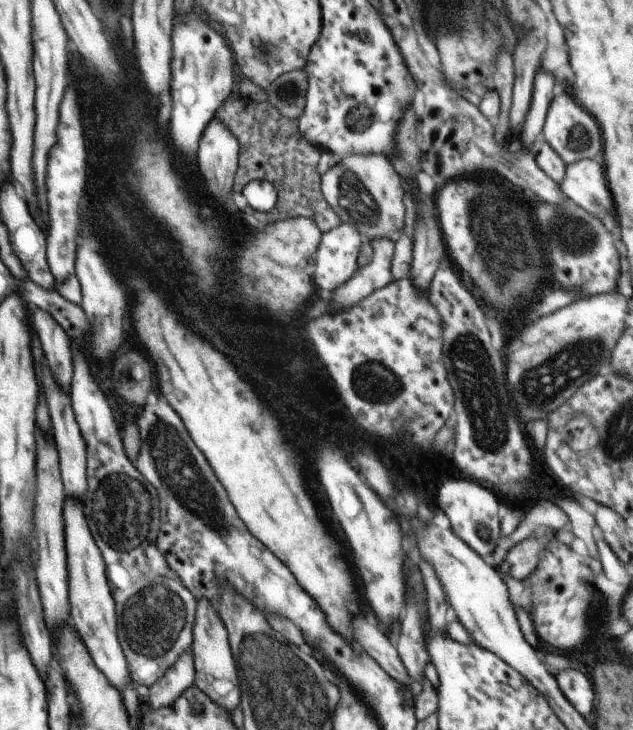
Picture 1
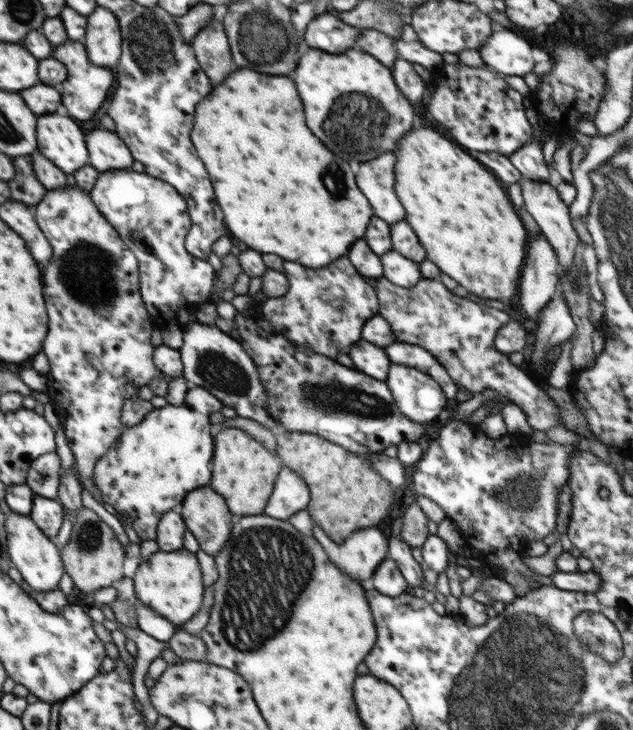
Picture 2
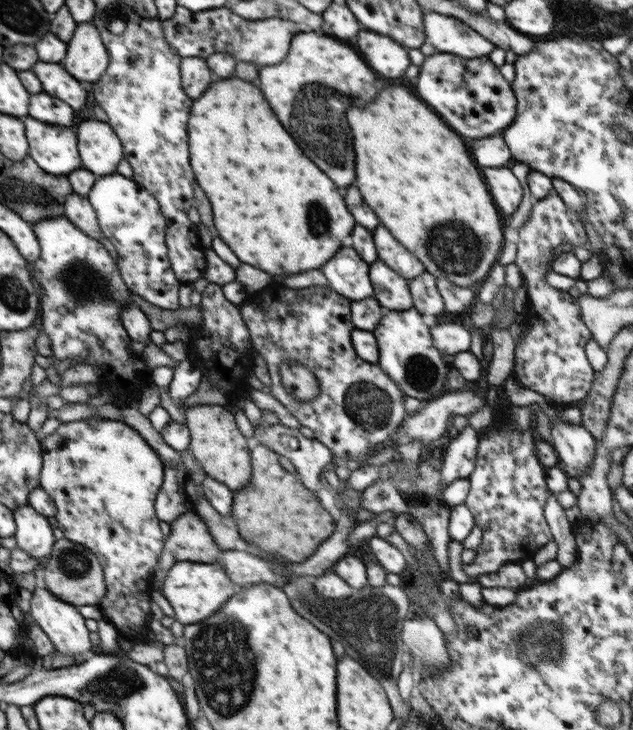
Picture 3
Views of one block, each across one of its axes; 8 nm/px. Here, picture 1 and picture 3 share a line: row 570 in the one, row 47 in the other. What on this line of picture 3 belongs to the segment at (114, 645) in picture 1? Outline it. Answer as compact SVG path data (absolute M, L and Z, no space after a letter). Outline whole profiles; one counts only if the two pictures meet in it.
M80 23L70 39L72 50L68 50L68 70L76 74L76 78L86 82L96 82L104 74L110 60L99 30L95 24Z

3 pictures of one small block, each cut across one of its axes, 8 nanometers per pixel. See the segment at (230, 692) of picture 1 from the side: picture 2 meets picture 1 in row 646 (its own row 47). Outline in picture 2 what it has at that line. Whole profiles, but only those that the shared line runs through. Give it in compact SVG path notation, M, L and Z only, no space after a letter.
M212 19L193 38L190 45L202 71L214 86L237 68L223 22L220 20Z

